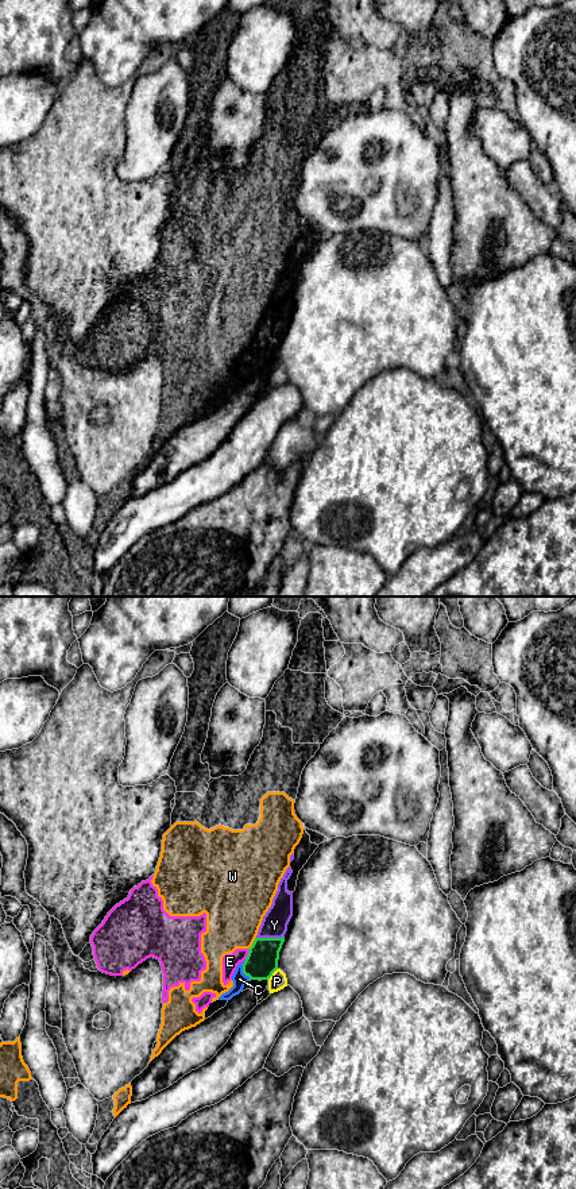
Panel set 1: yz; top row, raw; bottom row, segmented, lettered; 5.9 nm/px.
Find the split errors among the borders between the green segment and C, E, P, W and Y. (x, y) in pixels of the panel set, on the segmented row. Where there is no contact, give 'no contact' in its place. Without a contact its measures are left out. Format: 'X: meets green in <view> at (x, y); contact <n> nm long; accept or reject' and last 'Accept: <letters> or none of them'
C: meets green in yz at (243, 971); contact 130 nm long; reject
E: meets green in yz at (248, 954); contact 70 nm long; reject
P: meets green in yz at (273, 972); contact 90 nm long; reject
W: meets green in yz at (252, 944); contact 90 nm long; reject
Y: meets green in yz at (270, 938); contact 170 nm long; reject
Accept: none of them

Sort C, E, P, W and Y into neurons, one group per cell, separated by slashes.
C Y / E W / P

